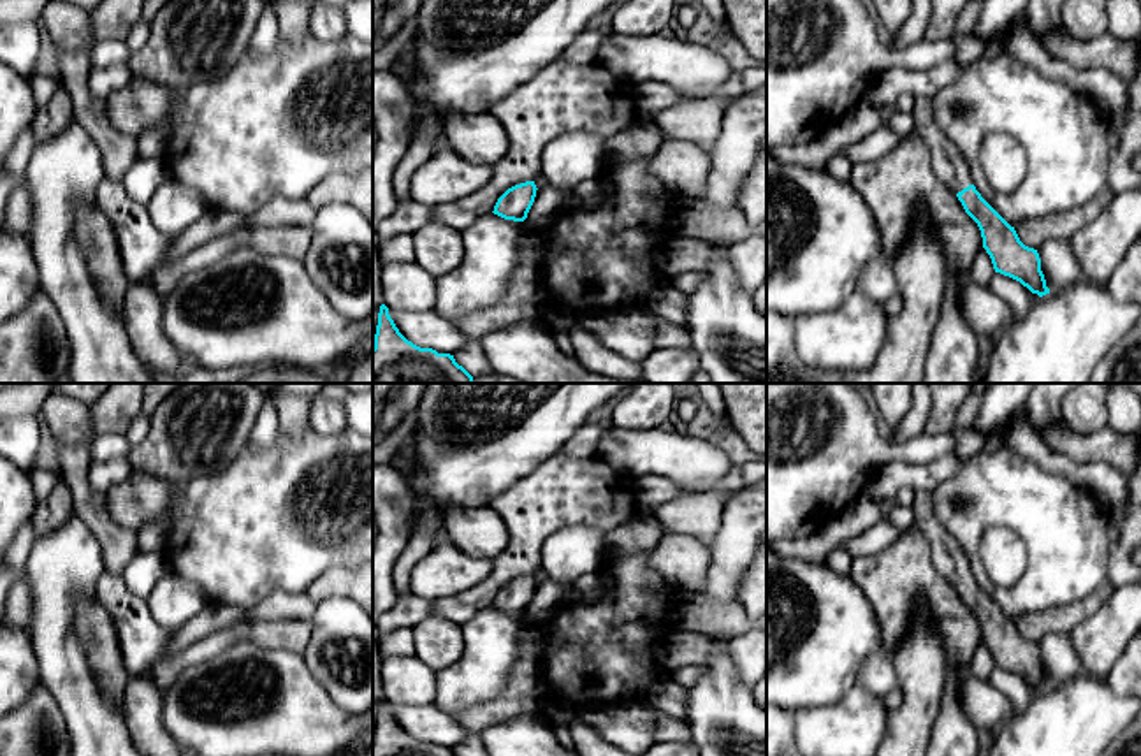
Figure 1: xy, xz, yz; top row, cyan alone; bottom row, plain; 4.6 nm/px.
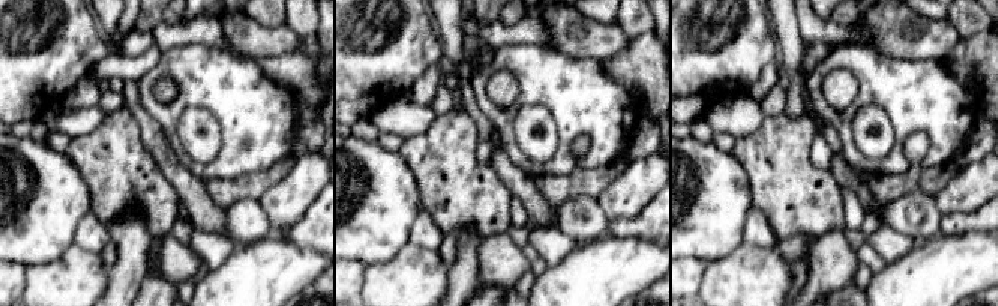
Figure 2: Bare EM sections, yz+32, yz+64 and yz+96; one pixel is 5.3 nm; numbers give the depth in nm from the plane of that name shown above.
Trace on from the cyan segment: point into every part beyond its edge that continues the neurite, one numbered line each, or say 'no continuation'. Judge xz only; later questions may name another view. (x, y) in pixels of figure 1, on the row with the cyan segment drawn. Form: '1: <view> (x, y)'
no continuation

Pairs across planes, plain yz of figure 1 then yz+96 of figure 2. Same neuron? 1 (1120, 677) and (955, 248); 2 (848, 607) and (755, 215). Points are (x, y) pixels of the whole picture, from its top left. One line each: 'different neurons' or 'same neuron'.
1: different neurons
2: different neurons

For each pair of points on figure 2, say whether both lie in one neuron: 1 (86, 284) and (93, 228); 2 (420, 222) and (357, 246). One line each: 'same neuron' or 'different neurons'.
1: different neurons
2: different neurons

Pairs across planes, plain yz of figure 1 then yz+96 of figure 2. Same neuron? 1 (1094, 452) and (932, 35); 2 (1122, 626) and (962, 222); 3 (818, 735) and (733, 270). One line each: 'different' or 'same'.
1: same
2: different
3: same

